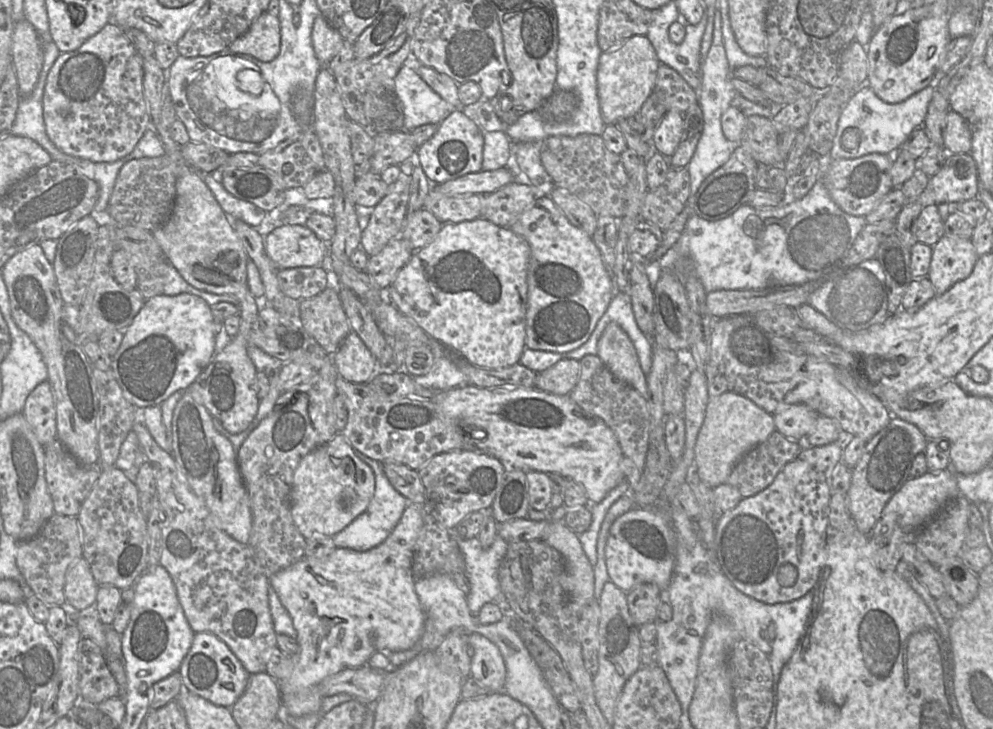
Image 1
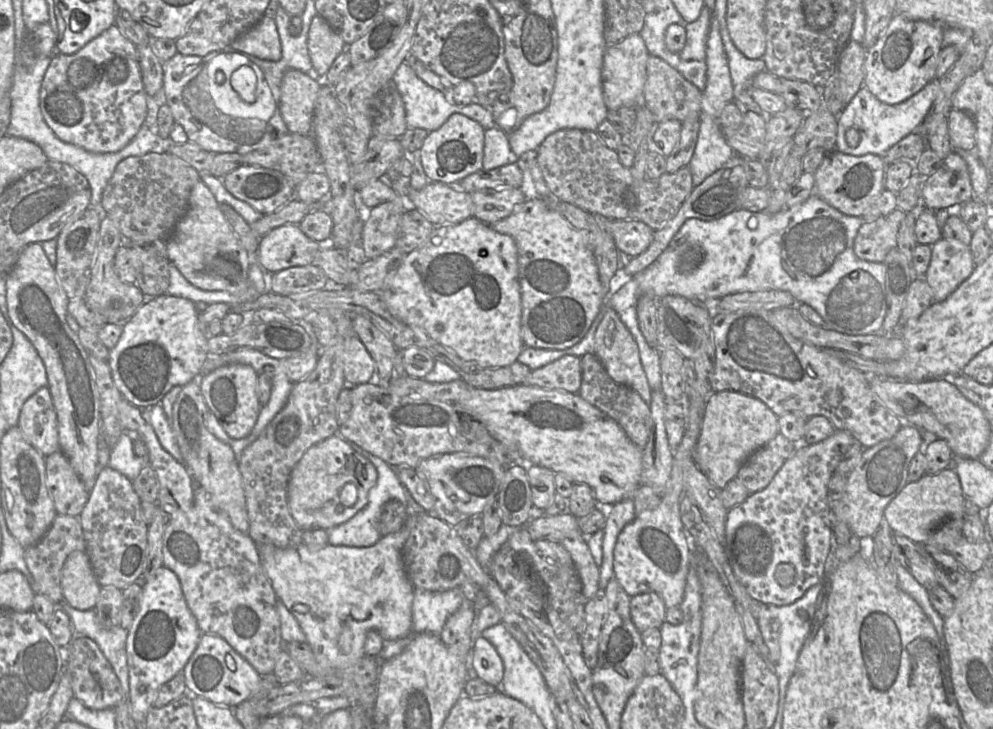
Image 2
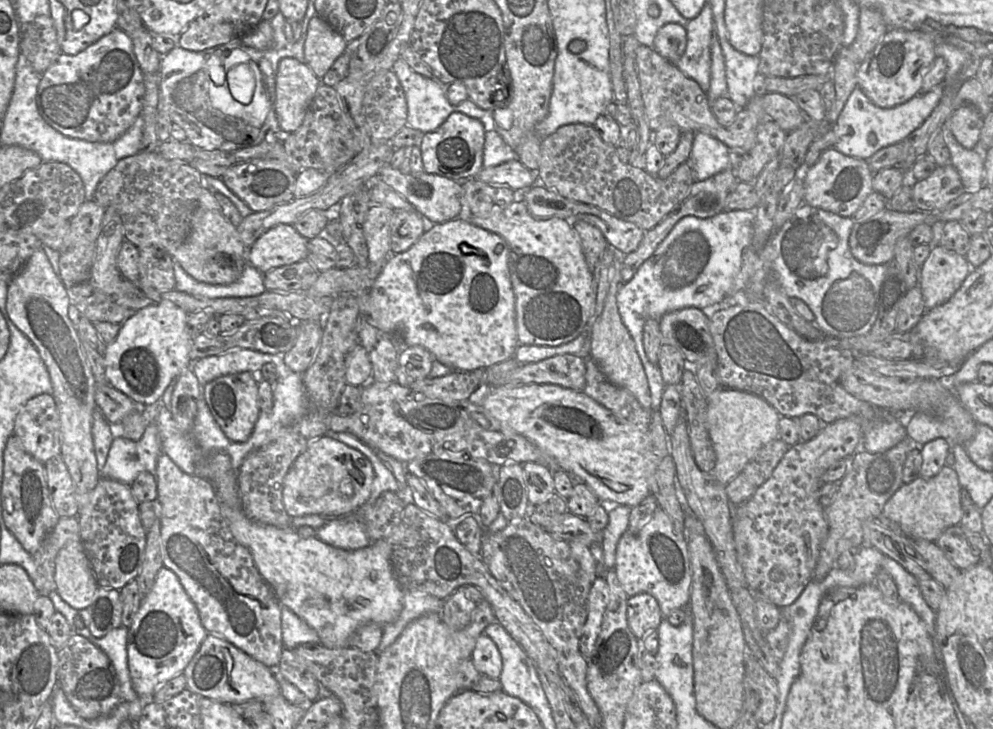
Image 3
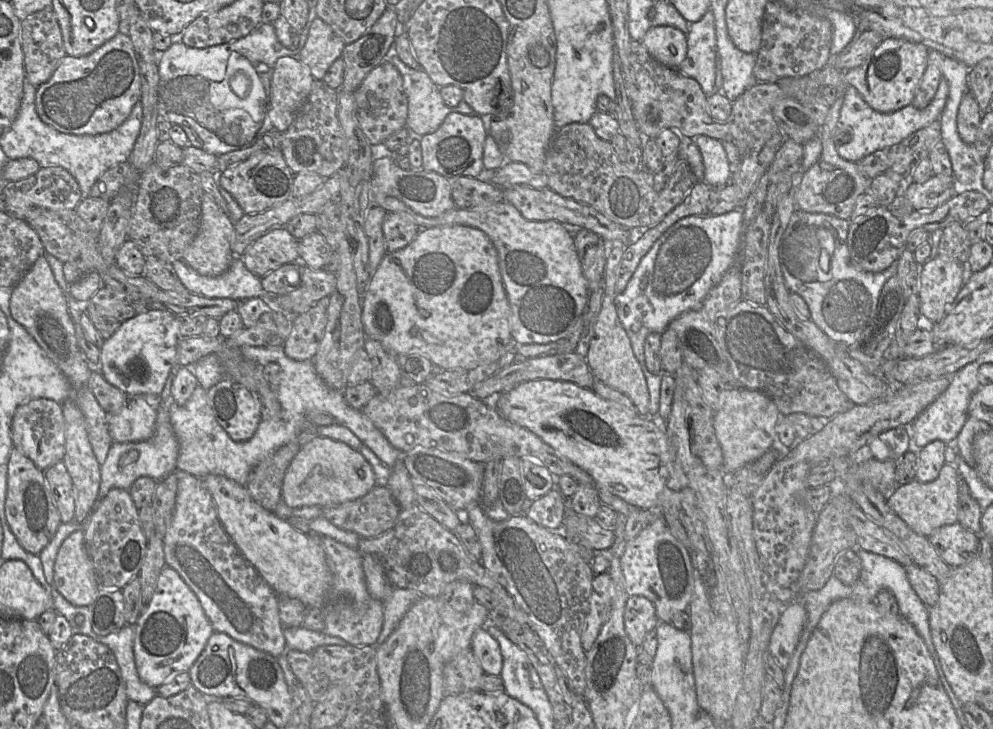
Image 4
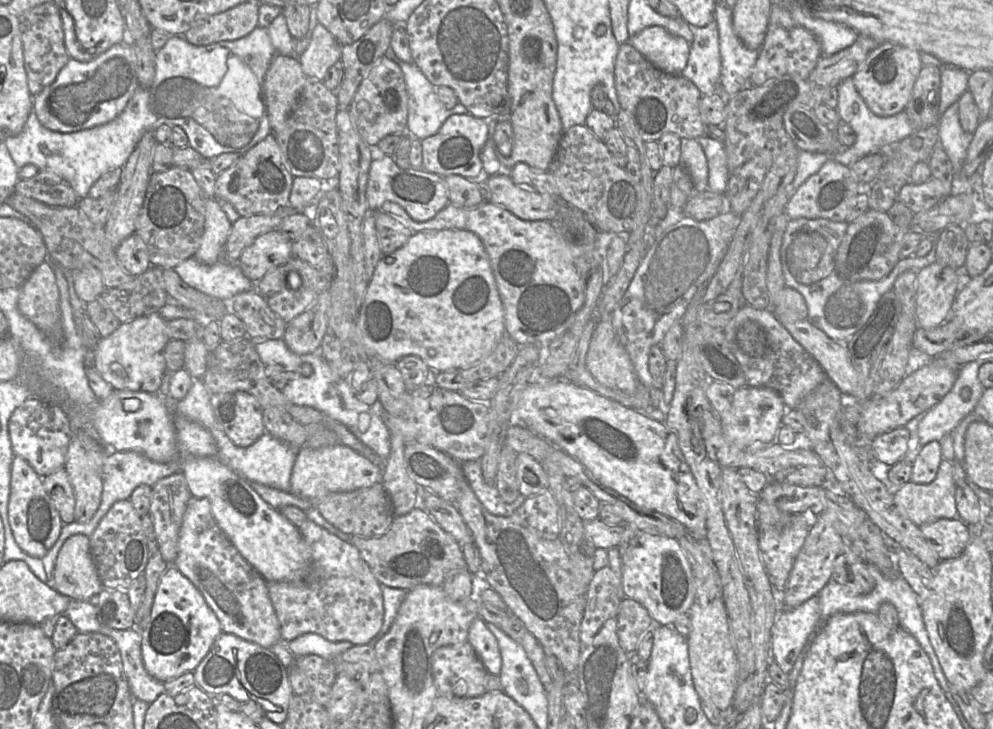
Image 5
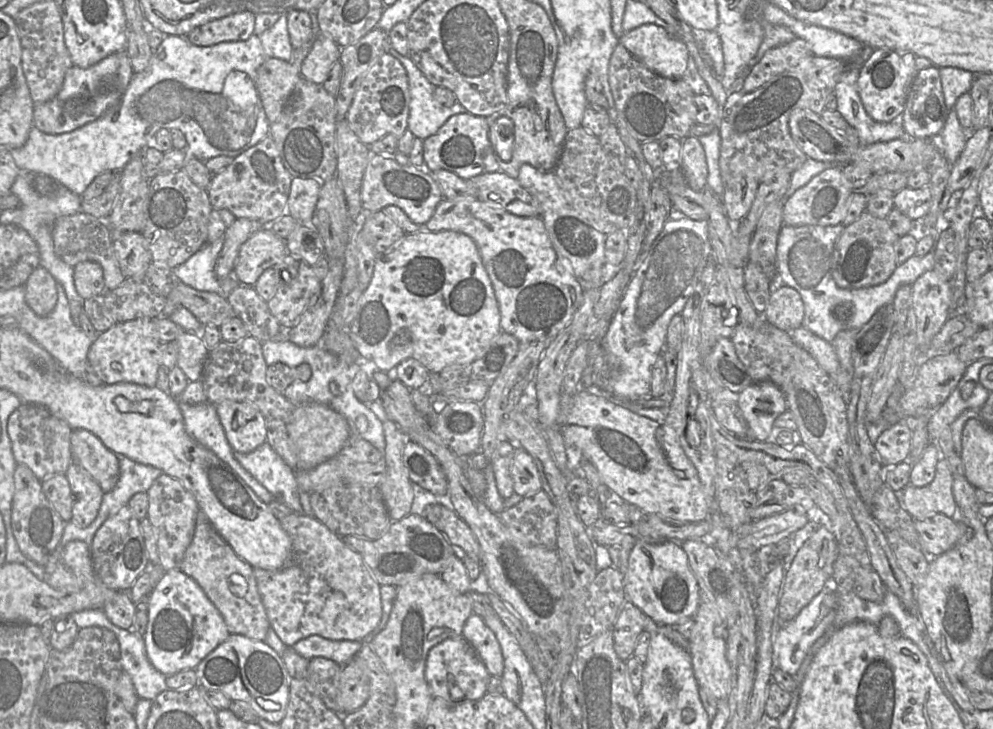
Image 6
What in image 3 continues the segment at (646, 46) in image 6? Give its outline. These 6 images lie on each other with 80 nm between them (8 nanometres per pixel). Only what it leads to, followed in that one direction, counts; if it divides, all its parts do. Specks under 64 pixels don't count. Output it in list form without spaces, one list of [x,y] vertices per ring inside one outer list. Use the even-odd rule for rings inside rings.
[[[669,23],[659,29],[652,48],[661,57],[675,64],[684,54],[686,44],[686,29],[679,24]]]

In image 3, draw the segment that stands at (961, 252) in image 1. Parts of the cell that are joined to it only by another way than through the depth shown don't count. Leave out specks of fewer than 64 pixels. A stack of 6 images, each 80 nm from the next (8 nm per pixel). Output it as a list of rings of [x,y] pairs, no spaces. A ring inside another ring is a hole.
[[[941,245],[932,246],[930,255],[920,267],[919,273],[919,287],[926,309],[931,310],[948,302],[962,286],[970,272],[971,266],[966,257],[950,251]]]

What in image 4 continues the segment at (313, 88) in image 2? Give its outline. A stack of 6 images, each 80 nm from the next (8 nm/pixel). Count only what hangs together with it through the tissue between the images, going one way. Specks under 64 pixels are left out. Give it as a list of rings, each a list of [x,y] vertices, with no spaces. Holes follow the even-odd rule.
[[[298,57],[277,59],[271,79],[269,116],[273,128],[282,133],[294,120],[297,110],[309,96],[314,78]]]

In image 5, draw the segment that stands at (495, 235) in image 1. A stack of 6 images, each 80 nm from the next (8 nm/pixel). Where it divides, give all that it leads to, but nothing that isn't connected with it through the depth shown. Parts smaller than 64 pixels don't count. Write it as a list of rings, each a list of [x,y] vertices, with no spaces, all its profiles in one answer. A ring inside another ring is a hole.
[[[463,229],[423,230],[392,253],[382,254],[358,311],[357,328],[368,357],[384,363],[415,355],[433,372],[444,372],[468,368],[488,356],[506,331],[495,277],[480,238]]]

